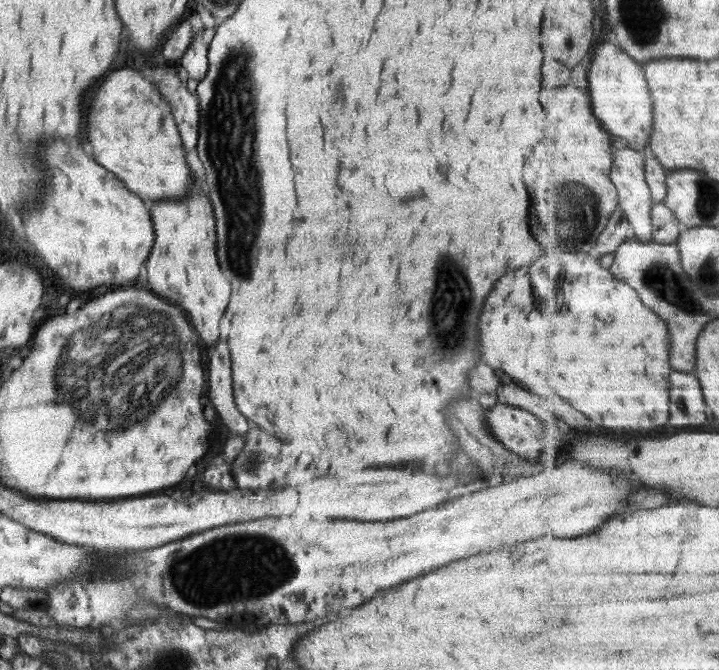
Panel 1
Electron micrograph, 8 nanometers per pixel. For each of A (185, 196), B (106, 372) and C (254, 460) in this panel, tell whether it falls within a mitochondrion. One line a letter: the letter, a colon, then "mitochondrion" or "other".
A: other
B: mitochondrion
C: mitochondrion

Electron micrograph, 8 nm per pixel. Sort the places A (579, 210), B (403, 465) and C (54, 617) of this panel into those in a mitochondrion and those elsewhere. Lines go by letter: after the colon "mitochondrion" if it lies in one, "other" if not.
A: mitochondrion
B: other
C: other

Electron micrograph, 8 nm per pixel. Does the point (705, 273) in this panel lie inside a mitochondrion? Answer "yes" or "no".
yes

